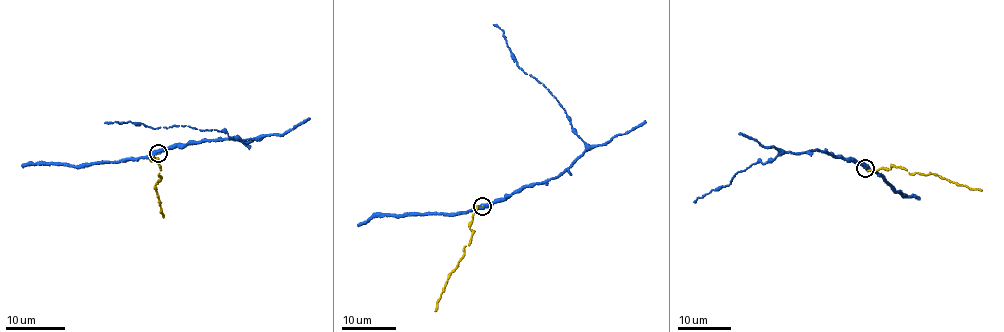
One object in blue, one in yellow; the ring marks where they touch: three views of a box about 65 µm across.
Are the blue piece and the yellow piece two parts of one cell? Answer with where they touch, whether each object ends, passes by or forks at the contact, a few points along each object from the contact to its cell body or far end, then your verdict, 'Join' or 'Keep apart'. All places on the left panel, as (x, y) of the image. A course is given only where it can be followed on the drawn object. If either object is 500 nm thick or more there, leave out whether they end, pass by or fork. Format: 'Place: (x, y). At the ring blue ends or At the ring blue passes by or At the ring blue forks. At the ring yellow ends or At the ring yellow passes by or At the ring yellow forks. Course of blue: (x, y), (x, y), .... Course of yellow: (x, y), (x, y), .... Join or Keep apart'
Place: (158, 153). Course of blue: (157, 153), (196, 142), (256, 139), (233, 138), (216, 129), (179, 125), (154, 129), (131, 121), (105, 122). Course of yellow: (157, 154), (151, 158), (161, 168), (157, 197), (162, 217). Keep apart

